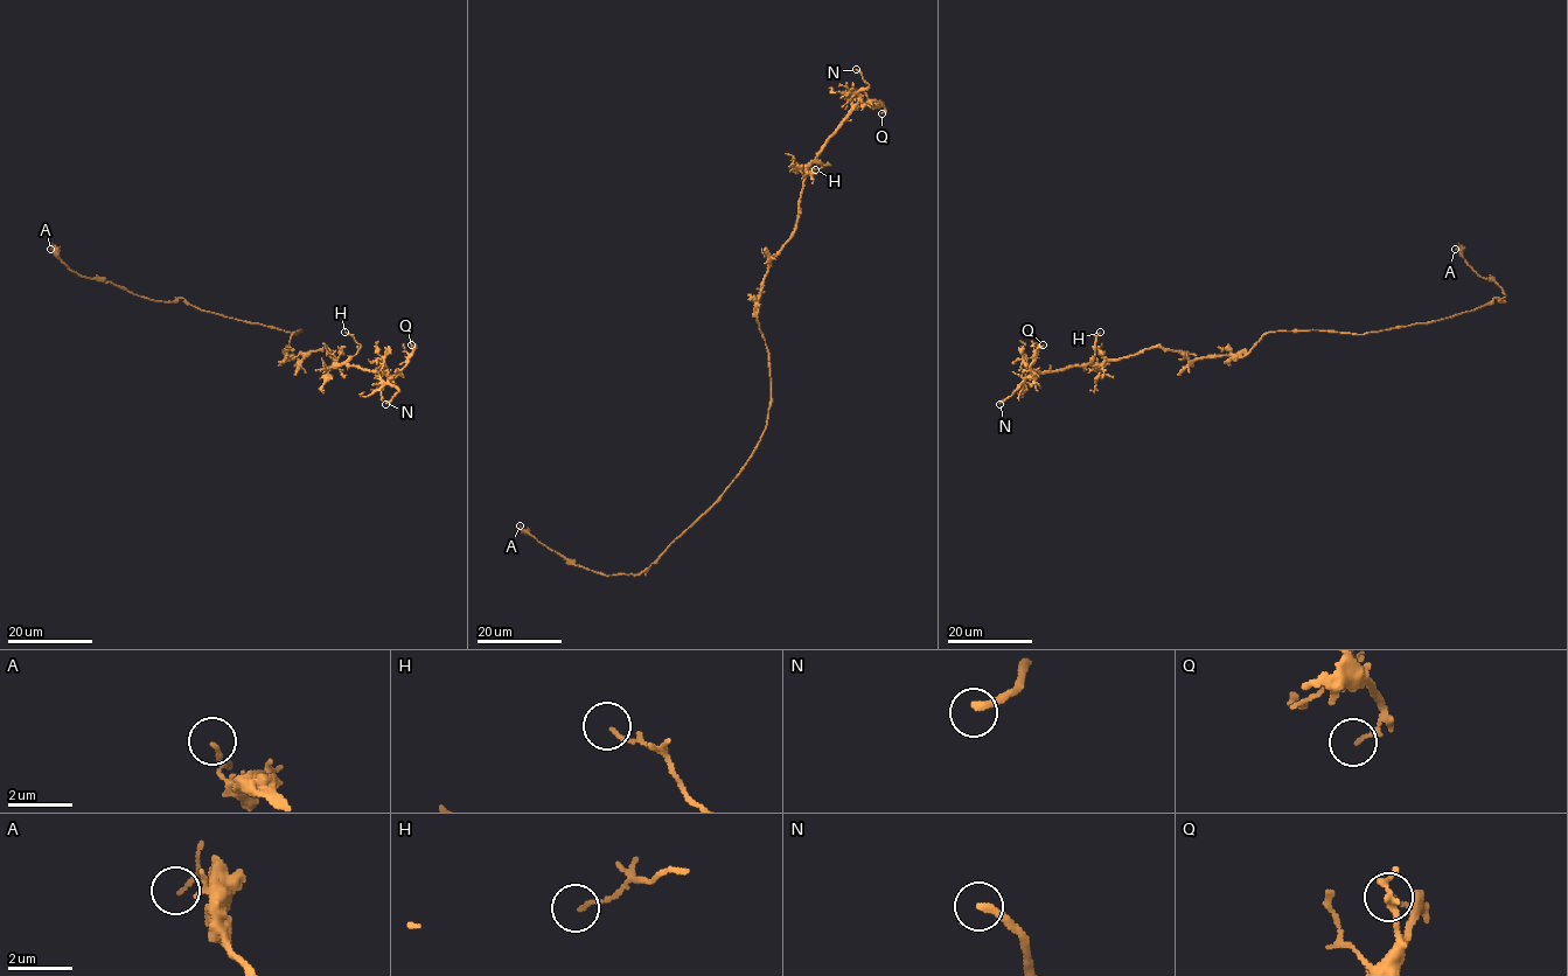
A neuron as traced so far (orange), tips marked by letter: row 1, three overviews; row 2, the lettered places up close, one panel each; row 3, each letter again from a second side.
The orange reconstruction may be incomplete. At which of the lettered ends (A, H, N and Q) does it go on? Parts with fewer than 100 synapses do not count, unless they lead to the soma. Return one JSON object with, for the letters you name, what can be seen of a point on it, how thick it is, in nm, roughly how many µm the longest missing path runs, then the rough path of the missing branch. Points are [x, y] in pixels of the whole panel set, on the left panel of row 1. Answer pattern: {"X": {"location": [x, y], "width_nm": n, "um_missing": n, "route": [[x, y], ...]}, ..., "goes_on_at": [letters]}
{"N": {"location": [385, 404], "width_nm": 240, "um_missing": 50, "route": [[385, 404], [361, 403], [314, 383], [271, 373], [232, 382]]}, "goes_on_at": ["N"]}

